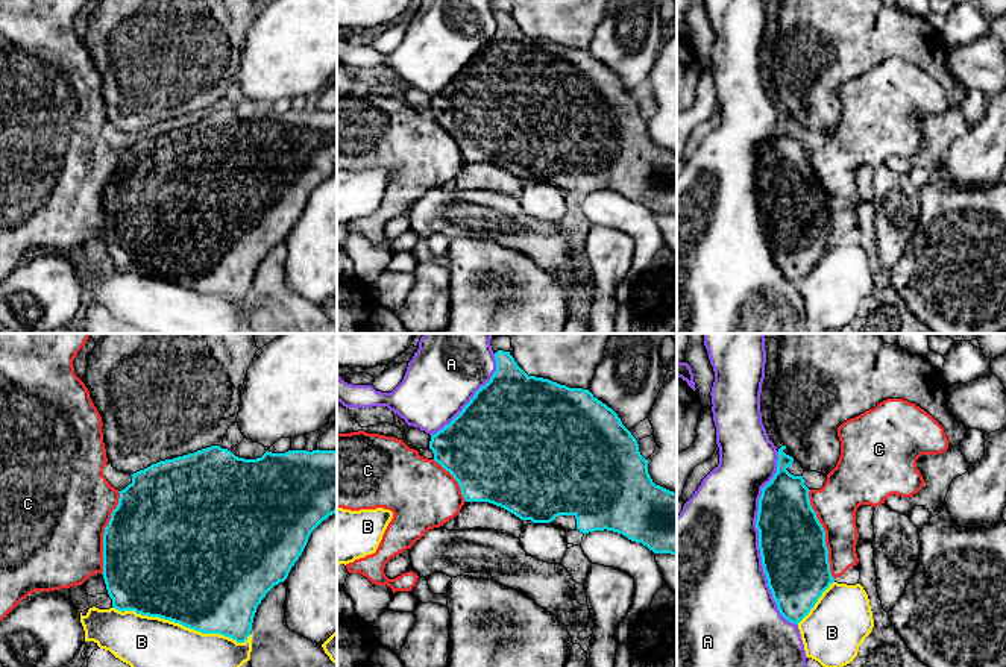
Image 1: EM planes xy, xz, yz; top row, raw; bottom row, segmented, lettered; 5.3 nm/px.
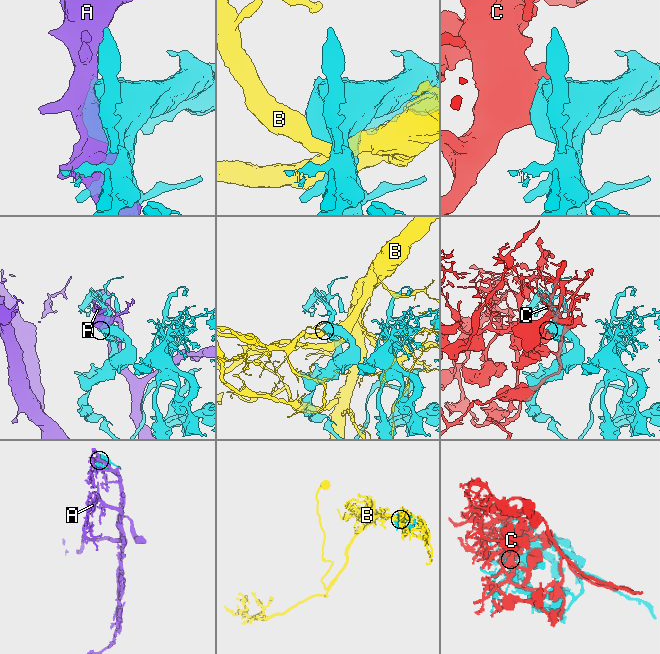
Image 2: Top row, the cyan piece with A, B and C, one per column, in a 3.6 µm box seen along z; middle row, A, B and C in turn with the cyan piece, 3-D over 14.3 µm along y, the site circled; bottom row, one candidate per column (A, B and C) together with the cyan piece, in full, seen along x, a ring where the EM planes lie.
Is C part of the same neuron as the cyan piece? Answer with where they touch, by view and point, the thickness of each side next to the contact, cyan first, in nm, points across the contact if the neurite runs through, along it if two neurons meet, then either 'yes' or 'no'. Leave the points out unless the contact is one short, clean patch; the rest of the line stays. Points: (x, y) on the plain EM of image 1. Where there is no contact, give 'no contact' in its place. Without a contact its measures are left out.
contact yz (824, 194); calibres 360 and 220 nm; yes

